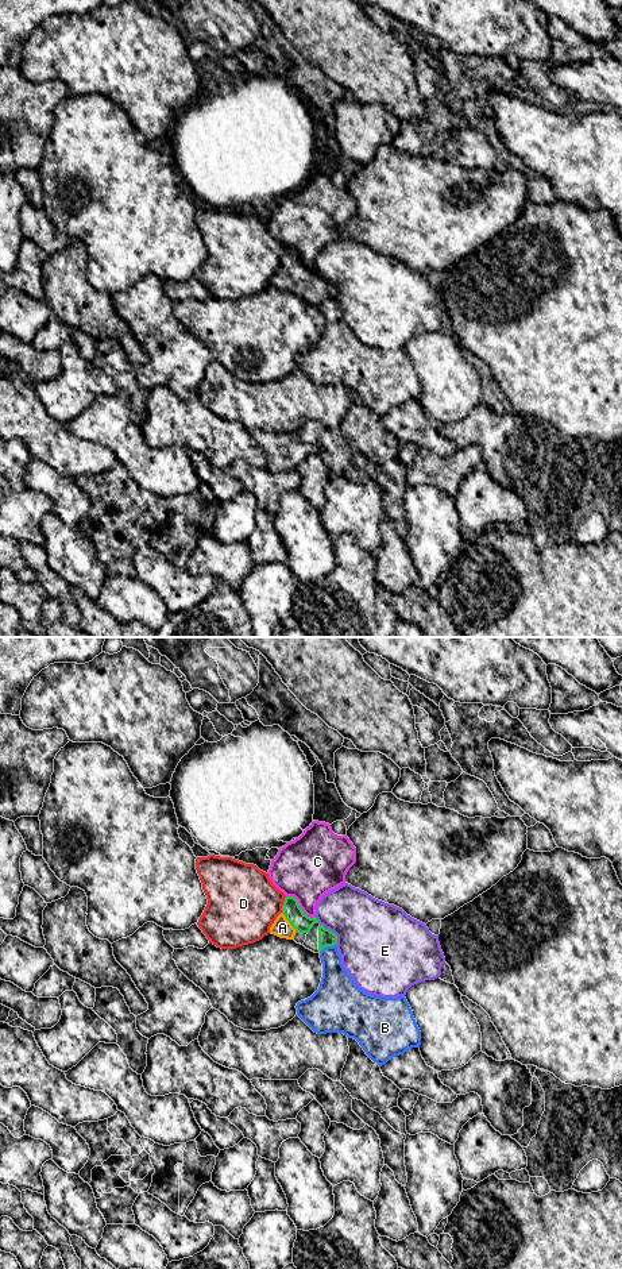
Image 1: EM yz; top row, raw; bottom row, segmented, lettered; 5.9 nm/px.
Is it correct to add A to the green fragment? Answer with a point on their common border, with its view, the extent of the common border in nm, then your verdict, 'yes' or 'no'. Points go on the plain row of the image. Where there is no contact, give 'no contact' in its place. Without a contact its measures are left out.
contact yz (289, 273); length 140 nm; yes

